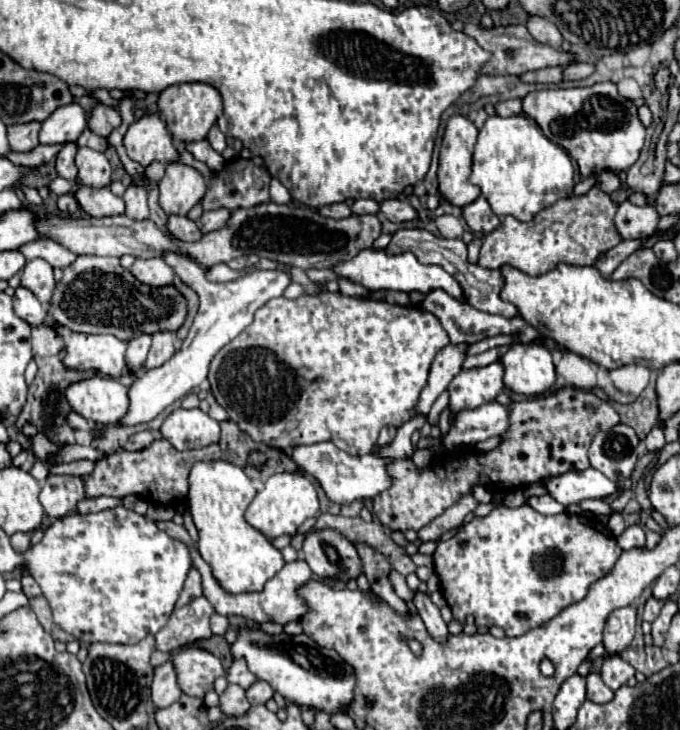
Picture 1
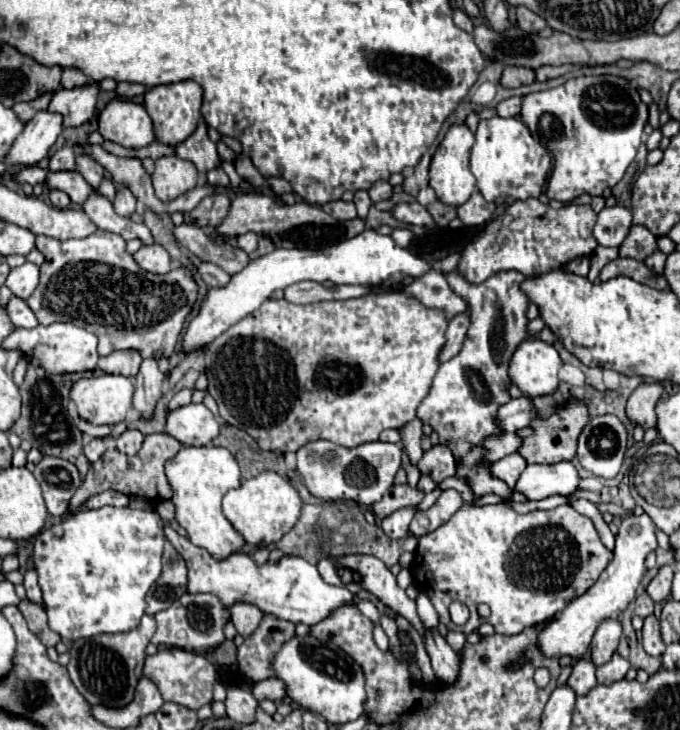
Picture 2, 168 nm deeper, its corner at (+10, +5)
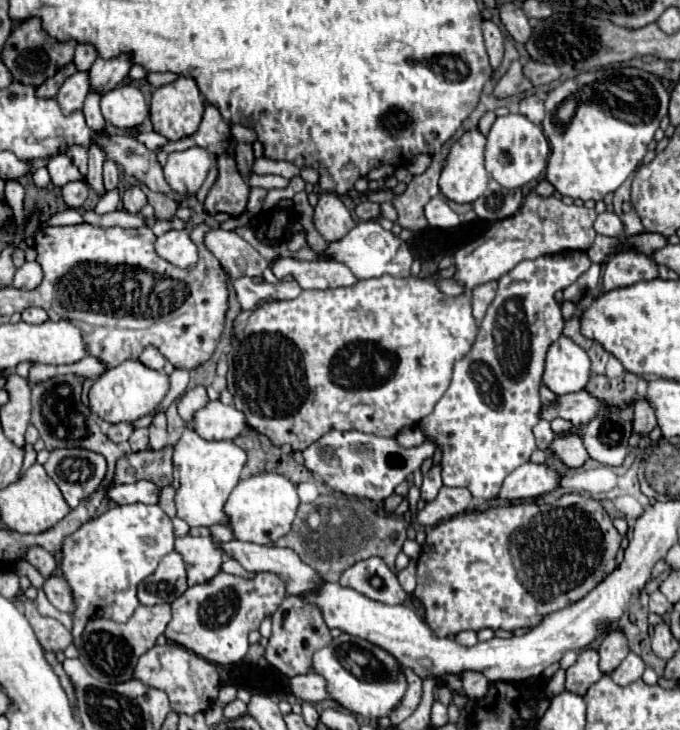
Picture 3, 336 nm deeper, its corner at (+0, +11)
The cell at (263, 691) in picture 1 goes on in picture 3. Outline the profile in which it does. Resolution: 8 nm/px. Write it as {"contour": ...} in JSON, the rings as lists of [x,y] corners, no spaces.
{"contour":[[[314,672],[290,678],[288,690],[292,696],[296,696],[298,700],[304,700],[304,702],[320,702],[320,700],[328,698],[326,680],[322,680],[322,676],[314,674]]]}

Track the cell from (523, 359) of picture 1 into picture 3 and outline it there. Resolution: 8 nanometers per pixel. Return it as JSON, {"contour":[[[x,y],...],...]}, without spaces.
{"contour":[[[560,336],[546,354],[546,368],[542,384],[546,384],[554,394],[580,392],[590,378],[588,354],[576,346],[570,338]]]}

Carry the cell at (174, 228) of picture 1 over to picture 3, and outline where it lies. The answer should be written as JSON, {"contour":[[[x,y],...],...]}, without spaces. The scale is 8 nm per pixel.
{"contour":[[[220,226],[204,234],[206,248],[220,260],[228,276],[260,276],[268,262],[240,234]]]}

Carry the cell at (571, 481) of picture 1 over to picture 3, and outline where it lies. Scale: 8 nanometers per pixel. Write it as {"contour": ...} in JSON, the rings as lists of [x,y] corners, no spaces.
{"contour":[[[526,462],[518,466],[506,480],[500,492],[504,500],[526,500],[544,496],[560,486],[560,474],[548,464]]]}

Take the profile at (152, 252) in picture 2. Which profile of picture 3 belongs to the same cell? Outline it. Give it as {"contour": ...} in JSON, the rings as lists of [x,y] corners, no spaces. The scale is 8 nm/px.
{"contour":[[[170,230],[170,232],[162,234],[154,242],[154,250],[160,258],[168,260],[170,264],[174,264],[178,268],[190,268],[198,260],[198,252],[196,252],[192,240],[188,238],[186,230],[182,230],[182,232]]]}

